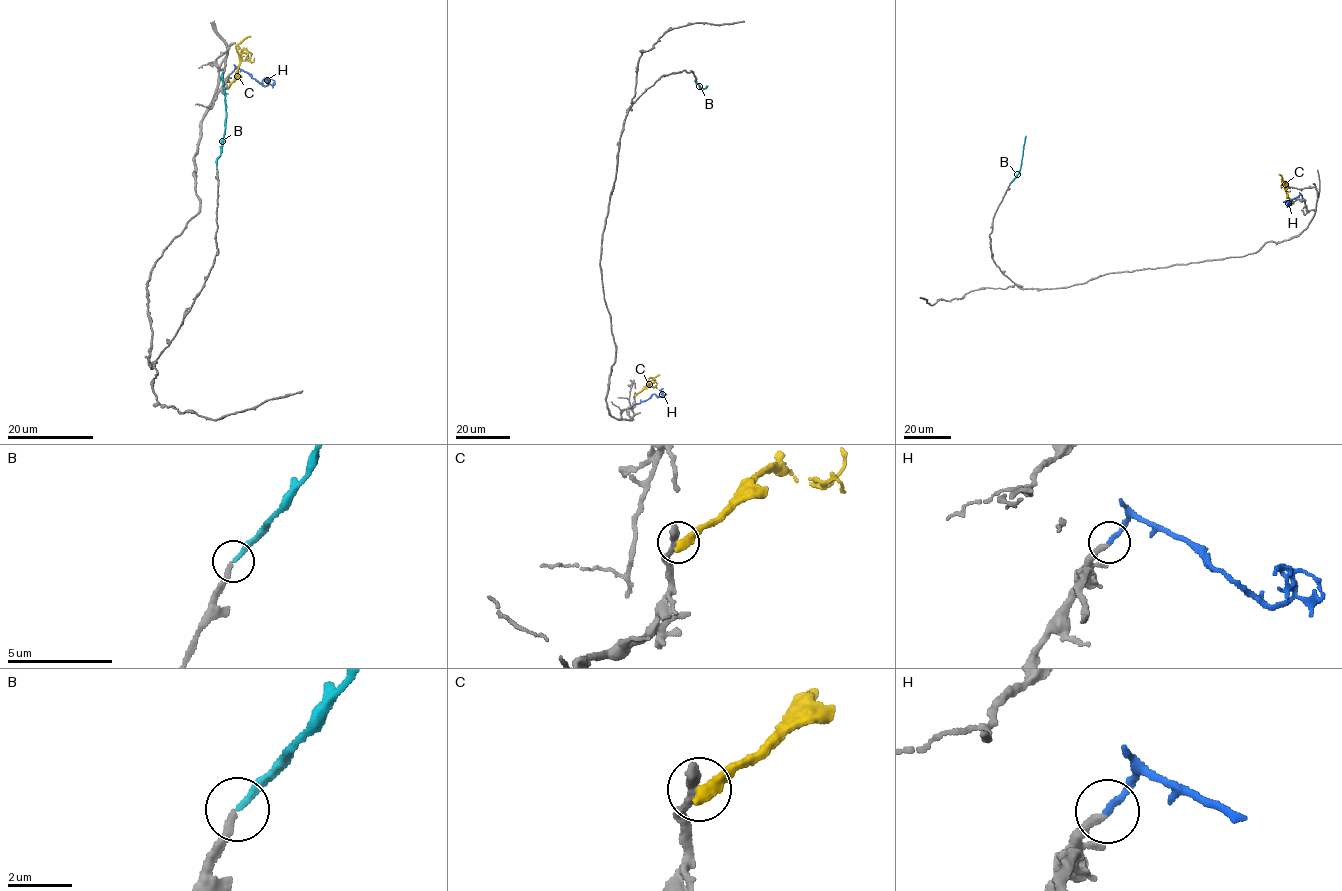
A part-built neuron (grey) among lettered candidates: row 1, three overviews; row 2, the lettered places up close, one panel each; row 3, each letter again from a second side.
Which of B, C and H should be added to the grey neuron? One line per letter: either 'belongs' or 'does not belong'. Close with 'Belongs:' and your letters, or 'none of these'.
B: belongs
C: does not belong
H: does not belong
Belongs: B

